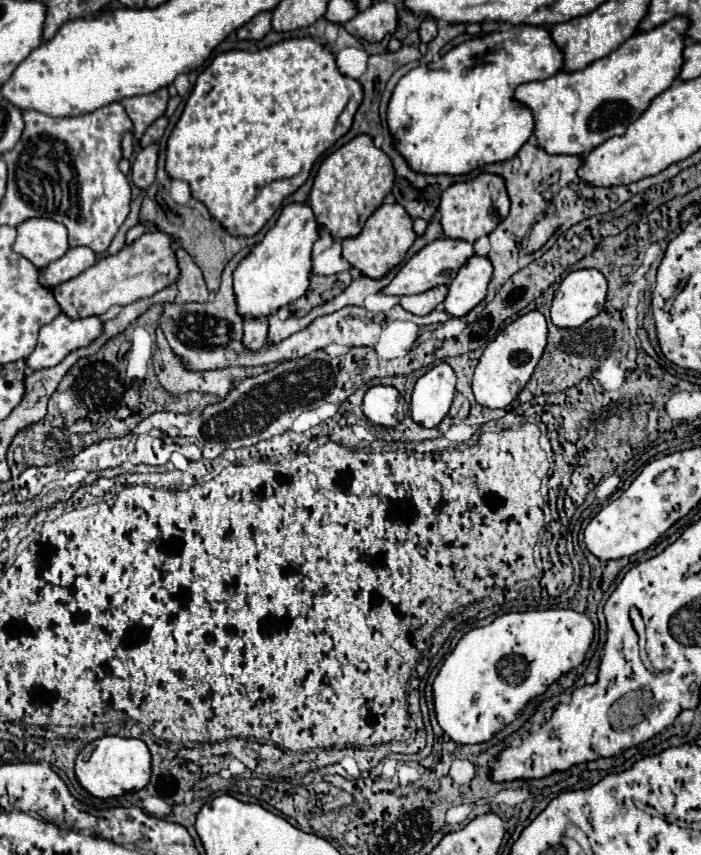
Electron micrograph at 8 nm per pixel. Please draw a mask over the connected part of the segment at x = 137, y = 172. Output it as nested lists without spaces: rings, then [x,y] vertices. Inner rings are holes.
[[[159,142],[149,144],[137,154],[135,164],[131,166],[131,180],[139,188],[147,188],[155,180],[157,172],[157,154],[159,154]]]

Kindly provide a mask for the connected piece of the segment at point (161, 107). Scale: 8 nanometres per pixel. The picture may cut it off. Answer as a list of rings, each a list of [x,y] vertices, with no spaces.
[[[167,88],[157,90],[155,94],[145,94],[145,96],[133,96],[133,98],[125,98],[121,100],[123,108],[127,110],[131,122],[133,122],[133,136],[135,140],[141,140],[141,136],[145,134],[145,130],[159,118],[165,114],[167,108]]]

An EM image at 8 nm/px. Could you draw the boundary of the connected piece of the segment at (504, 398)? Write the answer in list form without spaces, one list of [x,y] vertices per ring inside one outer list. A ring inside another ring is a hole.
[[[531,310],[497,334],[497,338],[485,348],[473,376],[473,394],[475,400],[485,408],[507,408],[519,392],[525,388],[529,378],[535,372],[537,362],[541,360],[547,346],[547,322],[545,316],[537,310]]]

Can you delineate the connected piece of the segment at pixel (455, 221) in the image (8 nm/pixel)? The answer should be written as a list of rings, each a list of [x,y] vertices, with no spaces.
[[[481,174],[471,182],[459,182],[449,186],[441,196],[439,214],[447,238],[475,242],[477,238],[491,234],[499,226],[499,222],[509,214],[509,196],[503,178],[493,174]]]

